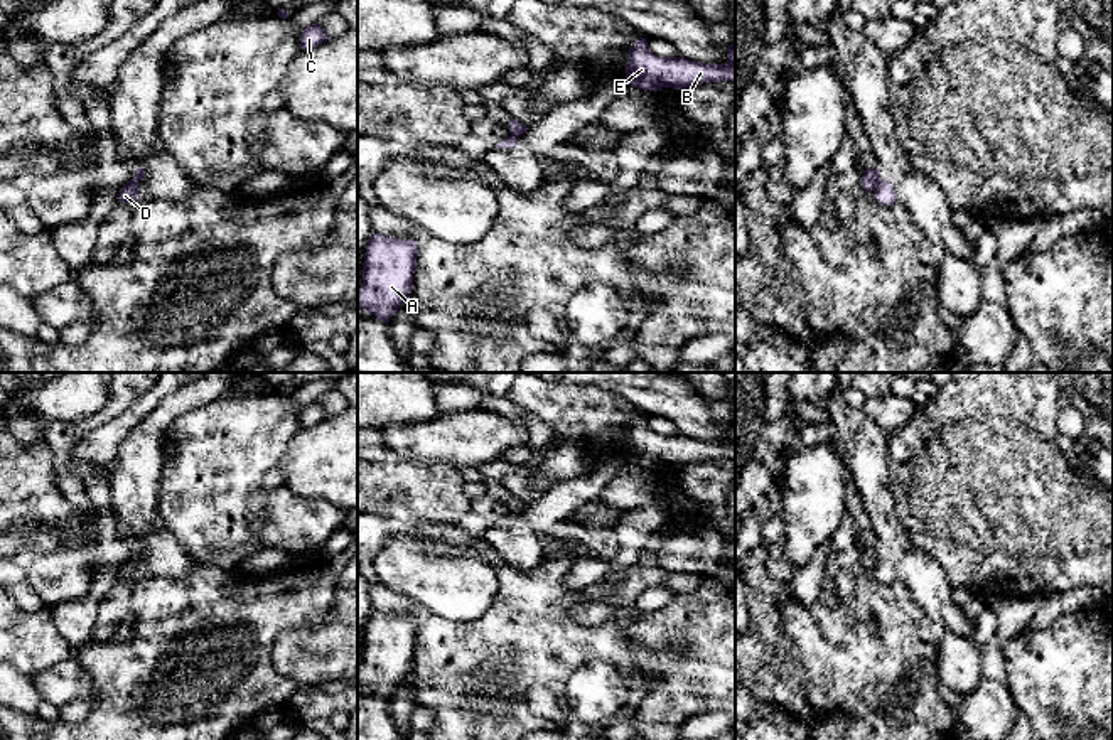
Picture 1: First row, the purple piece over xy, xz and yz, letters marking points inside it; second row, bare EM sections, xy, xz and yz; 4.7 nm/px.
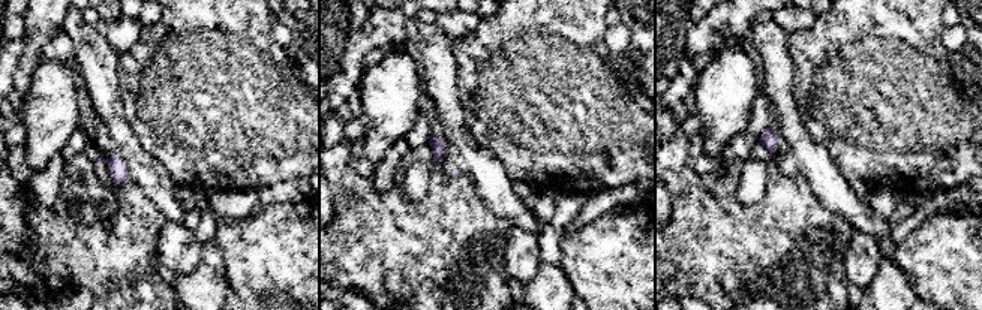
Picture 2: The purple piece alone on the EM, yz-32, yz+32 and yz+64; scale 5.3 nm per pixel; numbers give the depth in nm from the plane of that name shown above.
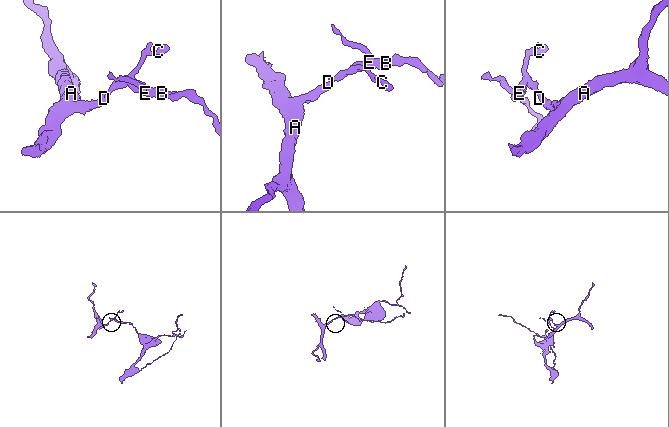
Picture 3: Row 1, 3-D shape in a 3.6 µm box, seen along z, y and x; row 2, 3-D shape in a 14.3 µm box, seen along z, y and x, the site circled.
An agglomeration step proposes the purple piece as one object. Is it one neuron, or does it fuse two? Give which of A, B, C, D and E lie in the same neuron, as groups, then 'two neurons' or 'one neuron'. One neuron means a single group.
A D / B C E | two neurons

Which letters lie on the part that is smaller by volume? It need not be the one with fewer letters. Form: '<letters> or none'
A, D

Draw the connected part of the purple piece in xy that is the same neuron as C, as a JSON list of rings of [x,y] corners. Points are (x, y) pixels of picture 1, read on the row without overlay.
[[[312,401],[300,411],[300,426],[310,428],[327,418],[329,415],[324,411],[319,401]]]

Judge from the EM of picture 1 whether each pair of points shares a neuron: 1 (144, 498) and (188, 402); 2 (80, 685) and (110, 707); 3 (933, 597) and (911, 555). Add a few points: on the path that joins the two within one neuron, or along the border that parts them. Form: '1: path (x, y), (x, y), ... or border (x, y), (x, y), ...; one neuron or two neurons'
1: path (144, 472), (144, 440), (162, 418); one neuron
2: border (75, 654), (90, 671), (96, 686); two neurons
3: path (930, 587), (913, 565); one neuron

